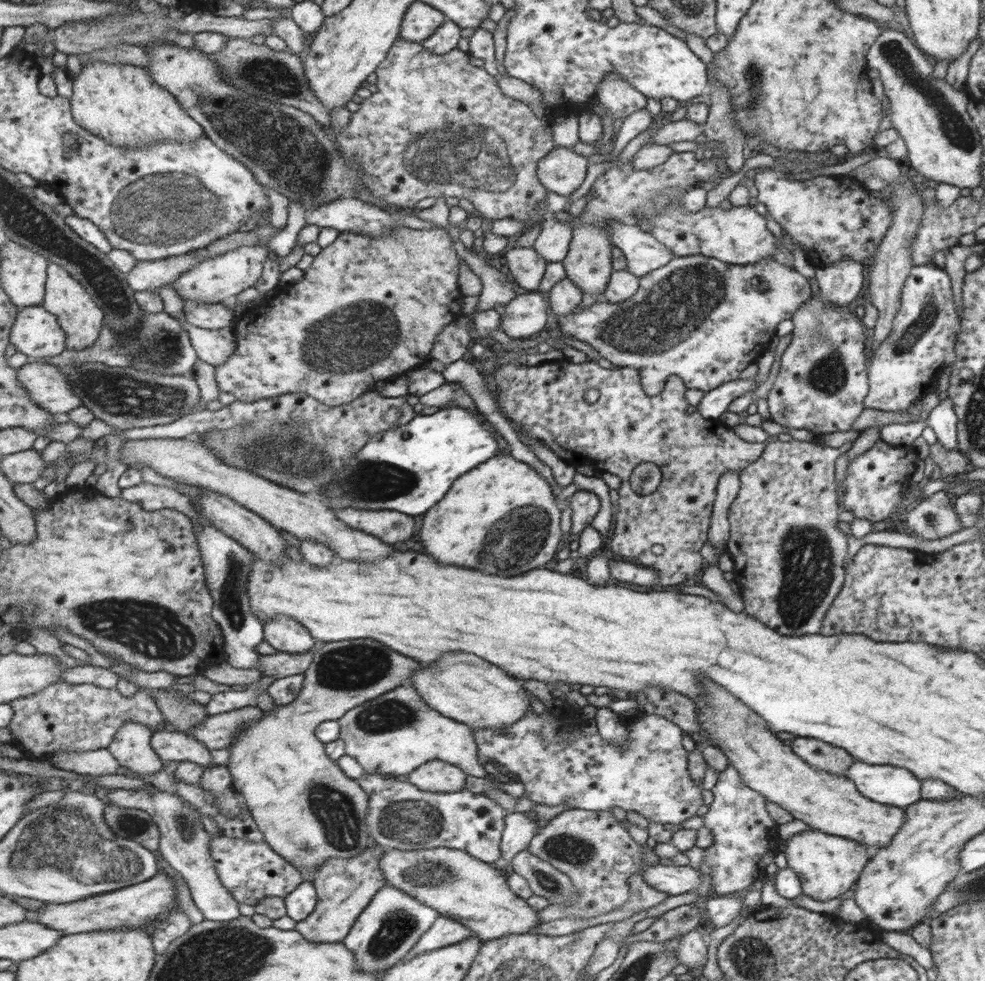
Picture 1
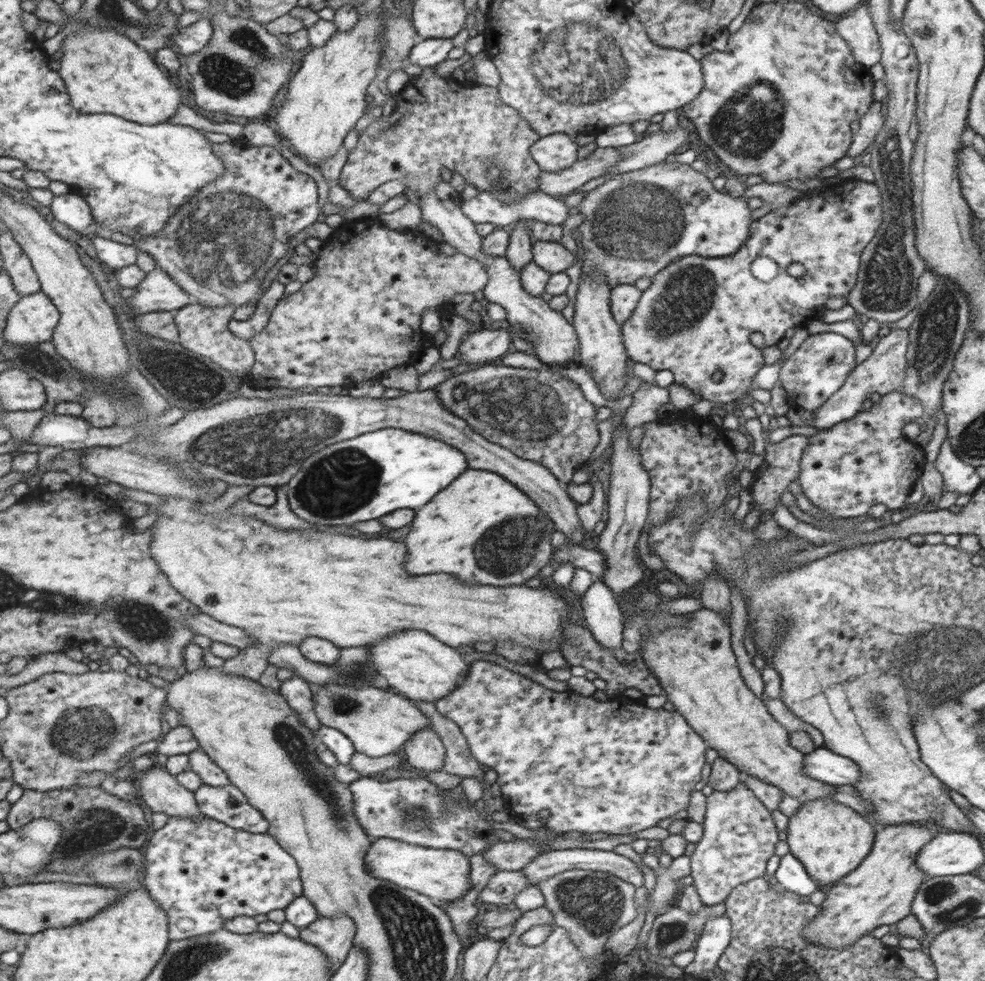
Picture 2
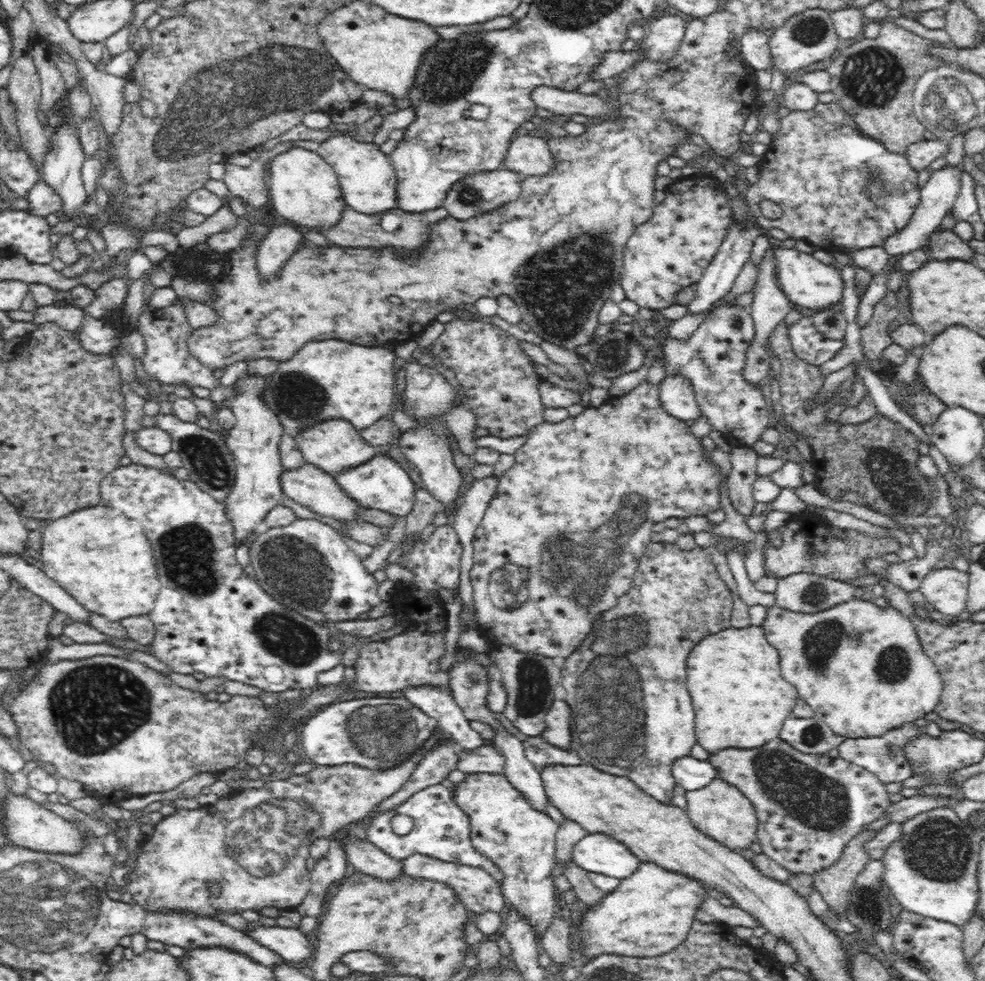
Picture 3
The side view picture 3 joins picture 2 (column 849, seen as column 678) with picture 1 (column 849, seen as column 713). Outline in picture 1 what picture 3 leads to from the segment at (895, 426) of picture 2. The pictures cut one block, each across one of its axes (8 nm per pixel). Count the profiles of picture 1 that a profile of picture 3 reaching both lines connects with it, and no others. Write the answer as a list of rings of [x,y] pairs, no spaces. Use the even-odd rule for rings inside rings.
[[[879,438],[869,450],[855,456],[848,463],[845,477],[837,487],[837,498],[841,498],[842,510],[851,512],[857,518],[871,521],[874,525],[884,525],[887,516],[895,512],[901,502],[903,484],[911,476],[909,468],[915,465],[913,460],[919,458],[911,449],[890,446]]]

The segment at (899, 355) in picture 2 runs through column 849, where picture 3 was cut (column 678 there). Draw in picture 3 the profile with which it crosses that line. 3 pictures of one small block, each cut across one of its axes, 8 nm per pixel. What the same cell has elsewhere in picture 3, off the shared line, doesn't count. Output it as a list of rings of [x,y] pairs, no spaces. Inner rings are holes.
[[[684,376],[665,378],[660,385],[660,404],[664,405],[665,412],[680,420],[696,420],[702,416],[700,403],[696,400],[696,393],[692,385]]]

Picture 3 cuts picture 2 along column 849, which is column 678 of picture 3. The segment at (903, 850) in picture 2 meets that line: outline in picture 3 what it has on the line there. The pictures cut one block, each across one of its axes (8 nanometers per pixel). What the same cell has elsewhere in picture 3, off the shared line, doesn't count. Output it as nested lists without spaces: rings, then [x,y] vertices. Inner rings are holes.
[[[642,862],[634,874],[620,879],[616,890],[605,895],[594,910],[590,908],[590,914],[584,918],[580,928],[584,938],[584,950],[590,956],[614,953],[629,957],[655,957],[670,952],[686,938],[695,922],[698,908],[708,896],[711,895],[706,887],[700,885],[700,881],[694,877],[672,872],[653,862]]]

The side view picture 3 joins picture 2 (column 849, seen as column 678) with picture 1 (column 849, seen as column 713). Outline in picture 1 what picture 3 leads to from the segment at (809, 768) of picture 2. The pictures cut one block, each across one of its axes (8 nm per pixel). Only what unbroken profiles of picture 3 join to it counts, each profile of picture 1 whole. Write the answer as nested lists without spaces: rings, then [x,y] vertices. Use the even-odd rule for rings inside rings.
[[[855,760],[853,764],[849,765],[843,778],[855,784],[856,790],[865,798],[872,799],[873,802],[903,809],[920,799],[920,781],[910,773],[905,768],[889,765],[870,765]]]

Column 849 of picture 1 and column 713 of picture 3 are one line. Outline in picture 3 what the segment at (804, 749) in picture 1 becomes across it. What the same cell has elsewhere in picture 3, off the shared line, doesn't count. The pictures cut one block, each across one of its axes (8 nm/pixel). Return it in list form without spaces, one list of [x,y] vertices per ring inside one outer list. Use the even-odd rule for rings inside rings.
[[[780,738],[756,750],[722,750],[707,759],[716,767],[718,778],[736,786],[752,802],[758,821],[756,840],[763,853],[791,872],[808,874],[828,870],[842,858],[842,850],[862,829],[886,815],[892,806],[890,793],[874,774],[861,766],[828,755],[806,754]]]

